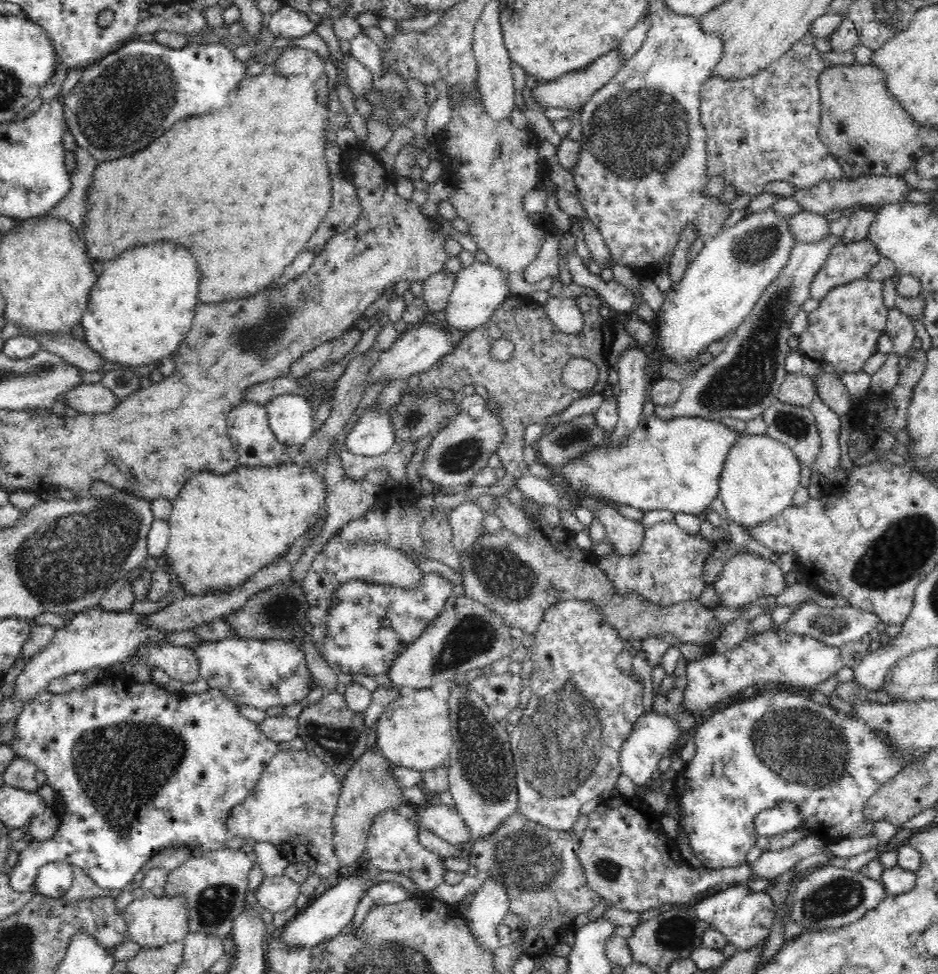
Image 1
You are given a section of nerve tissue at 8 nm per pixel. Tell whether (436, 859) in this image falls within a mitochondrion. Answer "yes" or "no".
no

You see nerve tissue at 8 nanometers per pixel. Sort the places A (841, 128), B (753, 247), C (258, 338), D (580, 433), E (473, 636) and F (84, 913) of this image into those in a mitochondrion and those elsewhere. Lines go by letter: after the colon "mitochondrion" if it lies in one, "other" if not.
A: other
B: mitochondrion
C: mitochondrion
D: mitochondrion
E: mitochondrion
F: other

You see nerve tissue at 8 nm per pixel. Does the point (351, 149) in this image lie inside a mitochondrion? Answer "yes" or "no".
no

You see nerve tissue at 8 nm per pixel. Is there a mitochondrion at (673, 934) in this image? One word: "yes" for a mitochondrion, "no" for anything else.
yes

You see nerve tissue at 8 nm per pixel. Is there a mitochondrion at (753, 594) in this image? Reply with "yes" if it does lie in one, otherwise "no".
no

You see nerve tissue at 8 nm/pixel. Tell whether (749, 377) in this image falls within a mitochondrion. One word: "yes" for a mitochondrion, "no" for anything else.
yes

